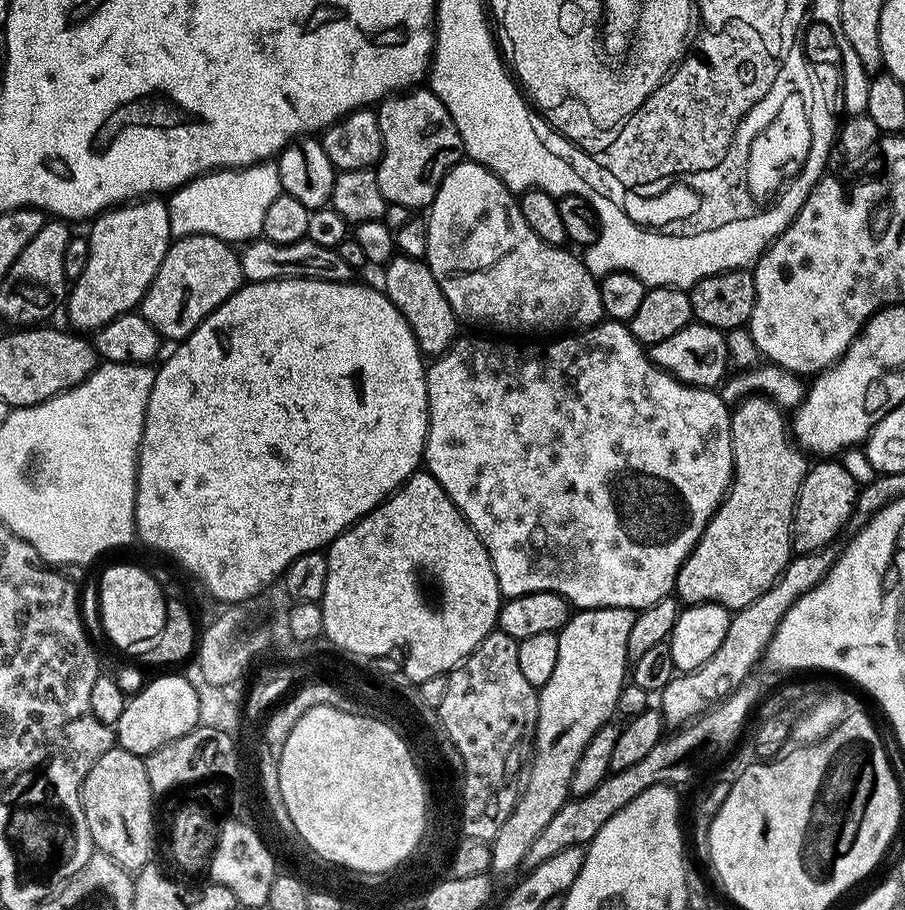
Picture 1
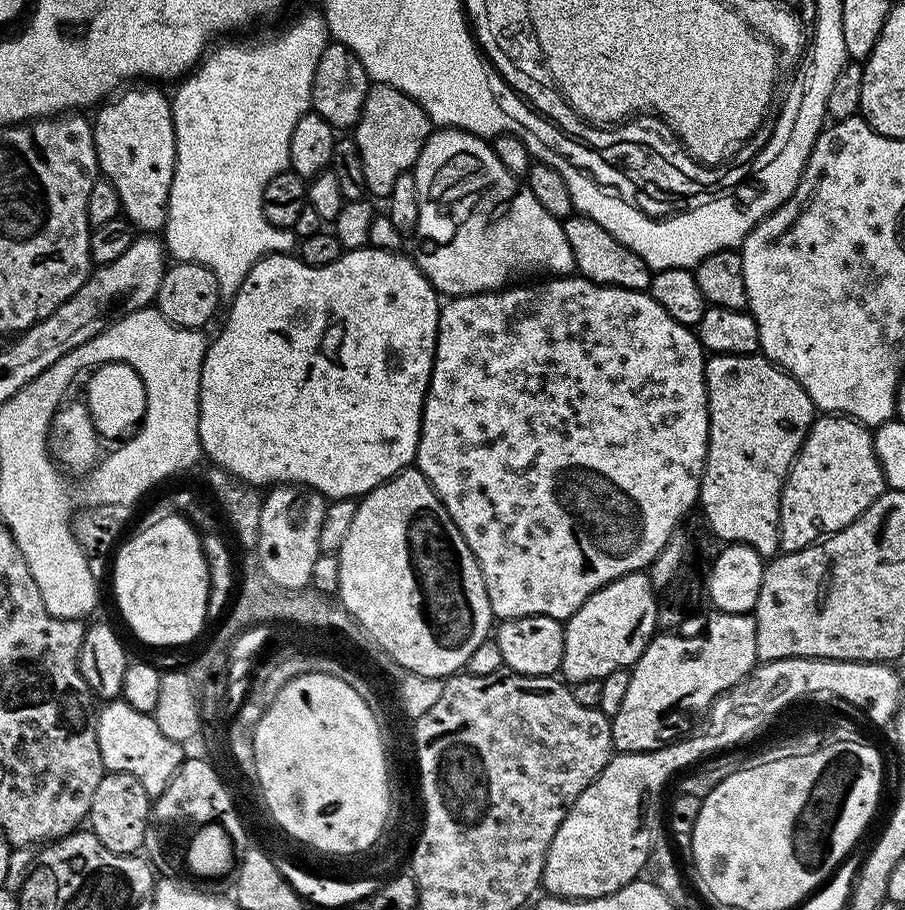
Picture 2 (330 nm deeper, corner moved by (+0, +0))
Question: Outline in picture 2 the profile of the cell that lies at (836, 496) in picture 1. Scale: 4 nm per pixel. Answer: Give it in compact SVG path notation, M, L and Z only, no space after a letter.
M820 414L804 439L796 461L788 470L788 479L780 495L780 547L784 552L808 548L834 532L841 532L886 491L883 468L875 452L873 433L859 420L839 414Z

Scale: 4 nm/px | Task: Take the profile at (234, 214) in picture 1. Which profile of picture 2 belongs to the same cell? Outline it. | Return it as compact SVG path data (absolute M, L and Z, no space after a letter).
M319 11L304 12L293 24L288 24L277 36L264 36L257 44L224 44L221 48L213 47L201 59L200 63L179 81L180 89L176 97L171 97L172 117L176 131L176 169L174 182L168 195L168 223L162 232L162 239L167 252L173 261L181 264L201 264L206 266L218 278L221 301L231 302L236 291L242 286L246 274L259 262L263 256L273 254L288 254L297 247L298 237L295 231L287 228L275 228L266 222L266 214L262 214L262 190L266 190L266 182L274 178L274 174L285 171L289 167L290 134L294 134L294 126L298 118L302 118L312 107L312 83L314 70L318 66L318 58L322 58L322 50L330 43L328 24Z

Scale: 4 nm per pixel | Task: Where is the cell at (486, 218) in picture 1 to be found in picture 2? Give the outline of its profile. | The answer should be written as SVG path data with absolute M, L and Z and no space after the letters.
M437 127L429 136L426 146L422 146L422 154L418 154L414 171L418 182L418 222L414 233L415 239L417 238L414 259L424 277L432 283L432 287L441 297L465 296L471 292L495 292L511 285L512 276L520 276L523 272L540 272L536 274L551 274L552 276L567 276L576 272L574 250L570 250L570 242L566 242L563 223L550 214L546 214L546 210L542 210L541 204L538 203L538 198L530 194L527 183L521 182L513 172L506 170L506 166L502 166L502 162L494 154L492 145L487 139L463 132L461 128Z

